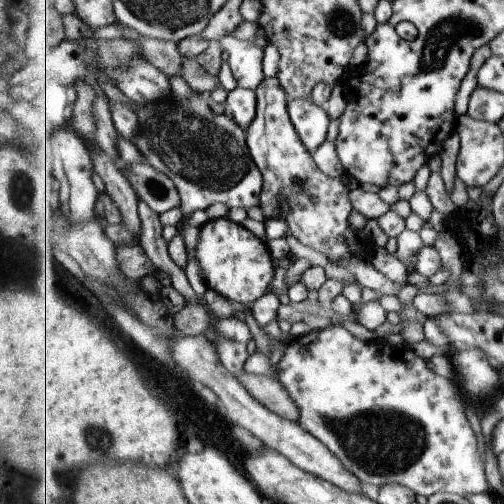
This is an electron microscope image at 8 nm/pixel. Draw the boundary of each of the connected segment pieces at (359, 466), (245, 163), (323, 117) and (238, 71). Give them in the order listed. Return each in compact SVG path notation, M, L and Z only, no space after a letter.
M331 324L327 328L319 328L304 334L298 338L294 338L286 345L285 356L283 362L277 365L278 378L281 384L285 386L287 394L293 397L297 408L299 408L299 424L311 432L315 438L319 438L341 462L353 473L358 476L362 482L375 484L382 487L385 484L402 484L408 486L416 492L416 494L425 495L426 497L434 495L436 492L445 491L448 493L457 493L461 496L471 496L471 494L479 494L489 490L489 482L487 482L487 472L485 472L485 462L483 462L483 453L479 450L479 440L475 436L475 430L471 430L471 424L467 420L465 414L465 403L462 399L457 382L454 379L444 378L435 374L429 366L427 360L417 356L413 347L406 344L393 346L389 343L373 340L363 342L357 338L357 334L351 334L345 326Z
M194 91L189 98L171 96L169 100L149 102L136 112L139 132L133 143L149 164L174 180L182 198L183 219L178 229L185 226L184 219L191 214L217 202L246 211L261 206L264 178L247 144L247 131L229 115L217 114L207 97Z
M311 96L288 100L288 110L303 144L306 144L307 152L314 155L327 140L331 124L327 109L315 104Z
M231 35L223 36L219 42L221 48L228 52L228 62L238 86L247 90L259 88L266 77L263 64L264 48Z

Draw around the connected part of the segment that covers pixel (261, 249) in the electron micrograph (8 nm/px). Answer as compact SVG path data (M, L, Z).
M227 216L208 220L199 228L195 257L204 273L207 288L227 298L230 302L252 304L269 294L269 284L275 278L275 264L266 240L257 238L241 223Z

